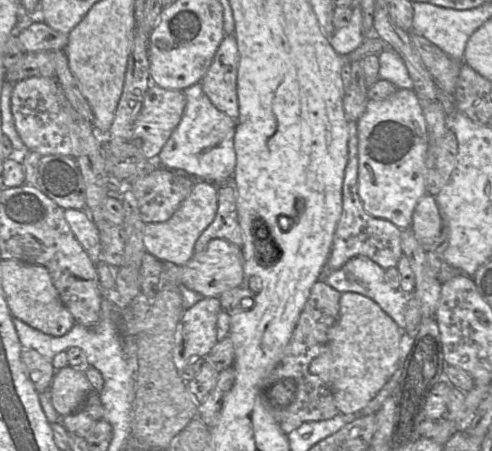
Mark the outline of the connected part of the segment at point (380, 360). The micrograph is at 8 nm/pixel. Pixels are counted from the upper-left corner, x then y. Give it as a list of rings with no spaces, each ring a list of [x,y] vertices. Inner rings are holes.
[[[355,292],[342,293],[338,318],[328,331],[325,350],[311,362],[309,371],[329,387],[341,414],[358,413],[393,375],[400,338],[398,325],[375,301]]]

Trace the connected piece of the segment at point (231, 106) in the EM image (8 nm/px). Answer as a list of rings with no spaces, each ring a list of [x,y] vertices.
[[[227,34],[200,82],[203,92],[211,103],[235,121],[239,116],[237,96],[239,61],[240,55],[236,38],[233,34]]]

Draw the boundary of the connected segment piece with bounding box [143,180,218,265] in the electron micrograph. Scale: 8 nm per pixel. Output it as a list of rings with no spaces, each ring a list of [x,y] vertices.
[[[196,180],[195,184],[180,207],[165,222],[146,223],[143,242],[147,252],[163,263],[185,264],[194,254],[194,246],[201,233],[213,222],[218,207],[218,186]]]

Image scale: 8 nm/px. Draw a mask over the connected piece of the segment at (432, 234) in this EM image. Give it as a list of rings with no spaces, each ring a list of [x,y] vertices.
[[[426,193],[417,203],[410,228],[417,241],[430,252],[439,240],[443,227],[436,198]]]

